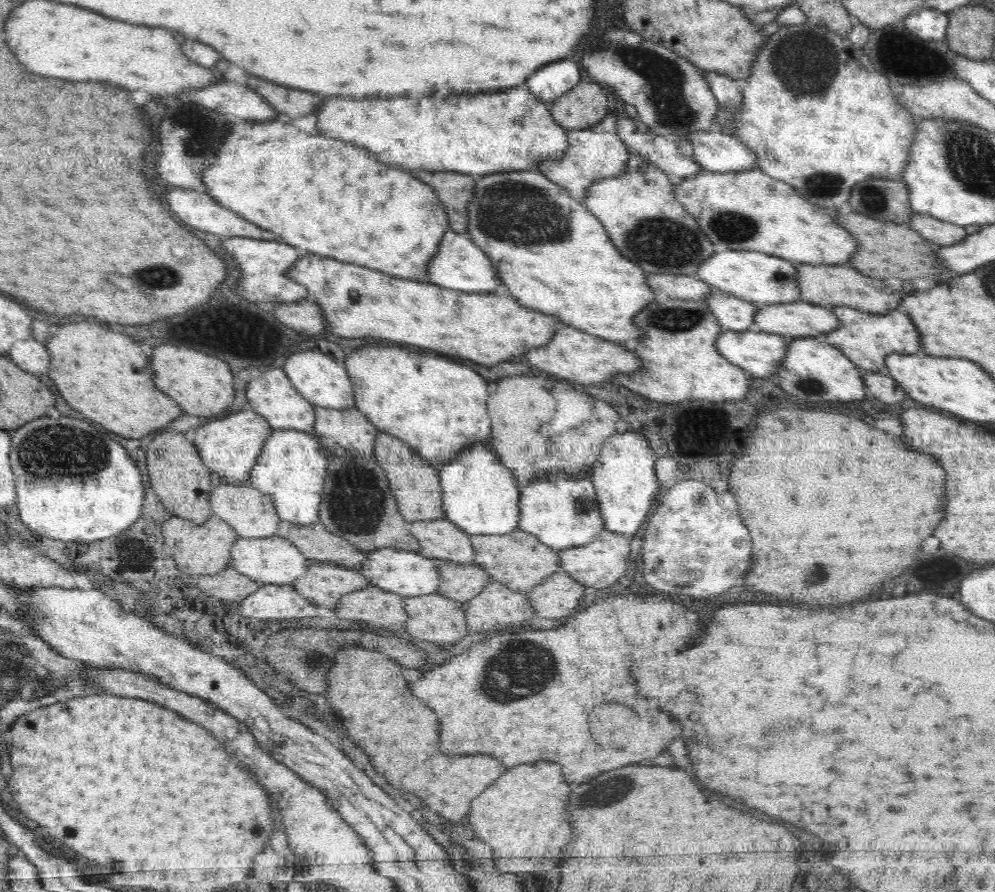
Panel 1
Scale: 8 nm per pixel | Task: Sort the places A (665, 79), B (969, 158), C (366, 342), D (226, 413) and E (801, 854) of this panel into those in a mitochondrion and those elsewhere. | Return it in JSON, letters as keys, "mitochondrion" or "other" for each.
{"A":"mitochondrion","B":"mitochondrion","C":"other","D":"other","E":"other"}

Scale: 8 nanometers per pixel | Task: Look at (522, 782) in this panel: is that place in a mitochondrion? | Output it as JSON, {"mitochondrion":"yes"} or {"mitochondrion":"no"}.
{"mitochondrion":"no"}

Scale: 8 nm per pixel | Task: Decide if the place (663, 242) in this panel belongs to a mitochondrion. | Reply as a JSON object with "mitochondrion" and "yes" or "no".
{"mitochondrion":"yes"}

